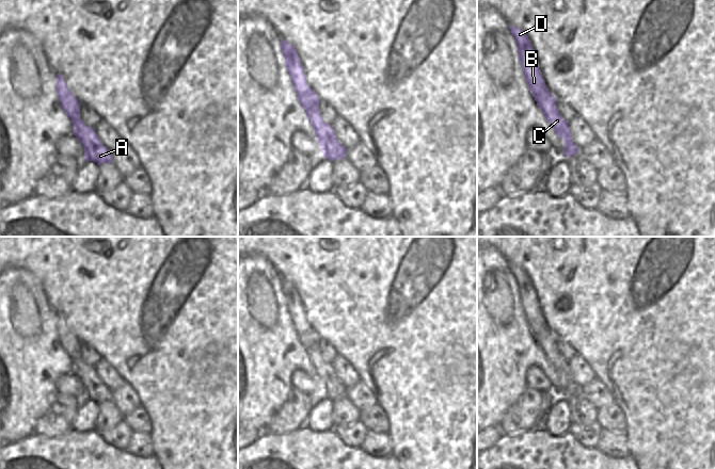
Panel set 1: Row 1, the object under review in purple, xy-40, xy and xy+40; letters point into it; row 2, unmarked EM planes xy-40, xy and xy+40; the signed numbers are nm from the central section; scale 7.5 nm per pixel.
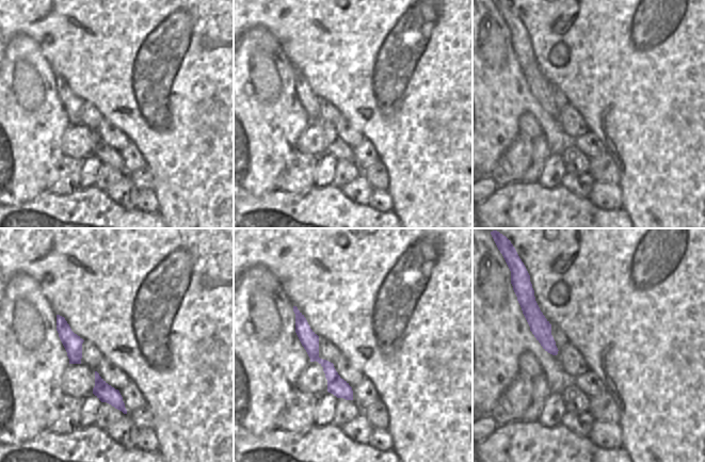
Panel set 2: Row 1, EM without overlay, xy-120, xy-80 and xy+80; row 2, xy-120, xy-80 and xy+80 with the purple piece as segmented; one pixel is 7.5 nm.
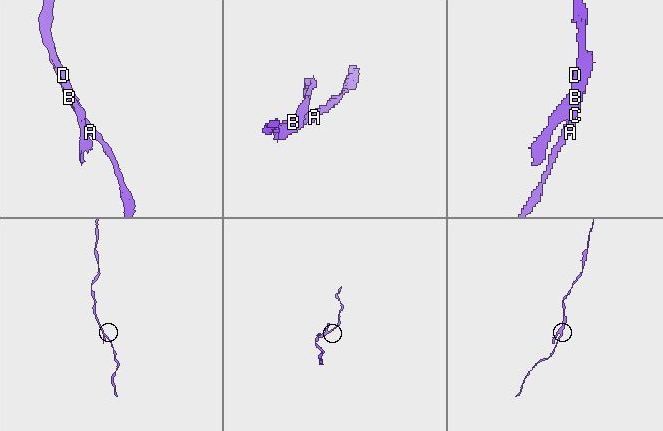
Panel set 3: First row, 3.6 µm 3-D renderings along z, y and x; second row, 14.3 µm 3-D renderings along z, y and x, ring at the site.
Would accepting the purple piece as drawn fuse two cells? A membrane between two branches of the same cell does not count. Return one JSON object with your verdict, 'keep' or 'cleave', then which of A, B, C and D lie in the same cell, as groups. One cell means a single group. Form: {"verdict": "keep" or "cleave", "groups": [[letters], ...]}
{"verdict": "cleave", "groups": [["A", "C"], ["B", "D"]]}

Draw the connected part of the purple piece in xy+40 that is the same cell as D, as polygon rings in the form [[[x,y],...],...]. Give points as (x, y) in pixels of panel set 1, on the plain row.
[[[509,263],[511,273],[515,277],[518,284],[518,290],[520,292],[520,301],[528,322],[528,326],[534,336],[538,334],[544,334],[549,330],[543,313],[539,307],[539,301],[537,298],[537,292],[524,270]]]

